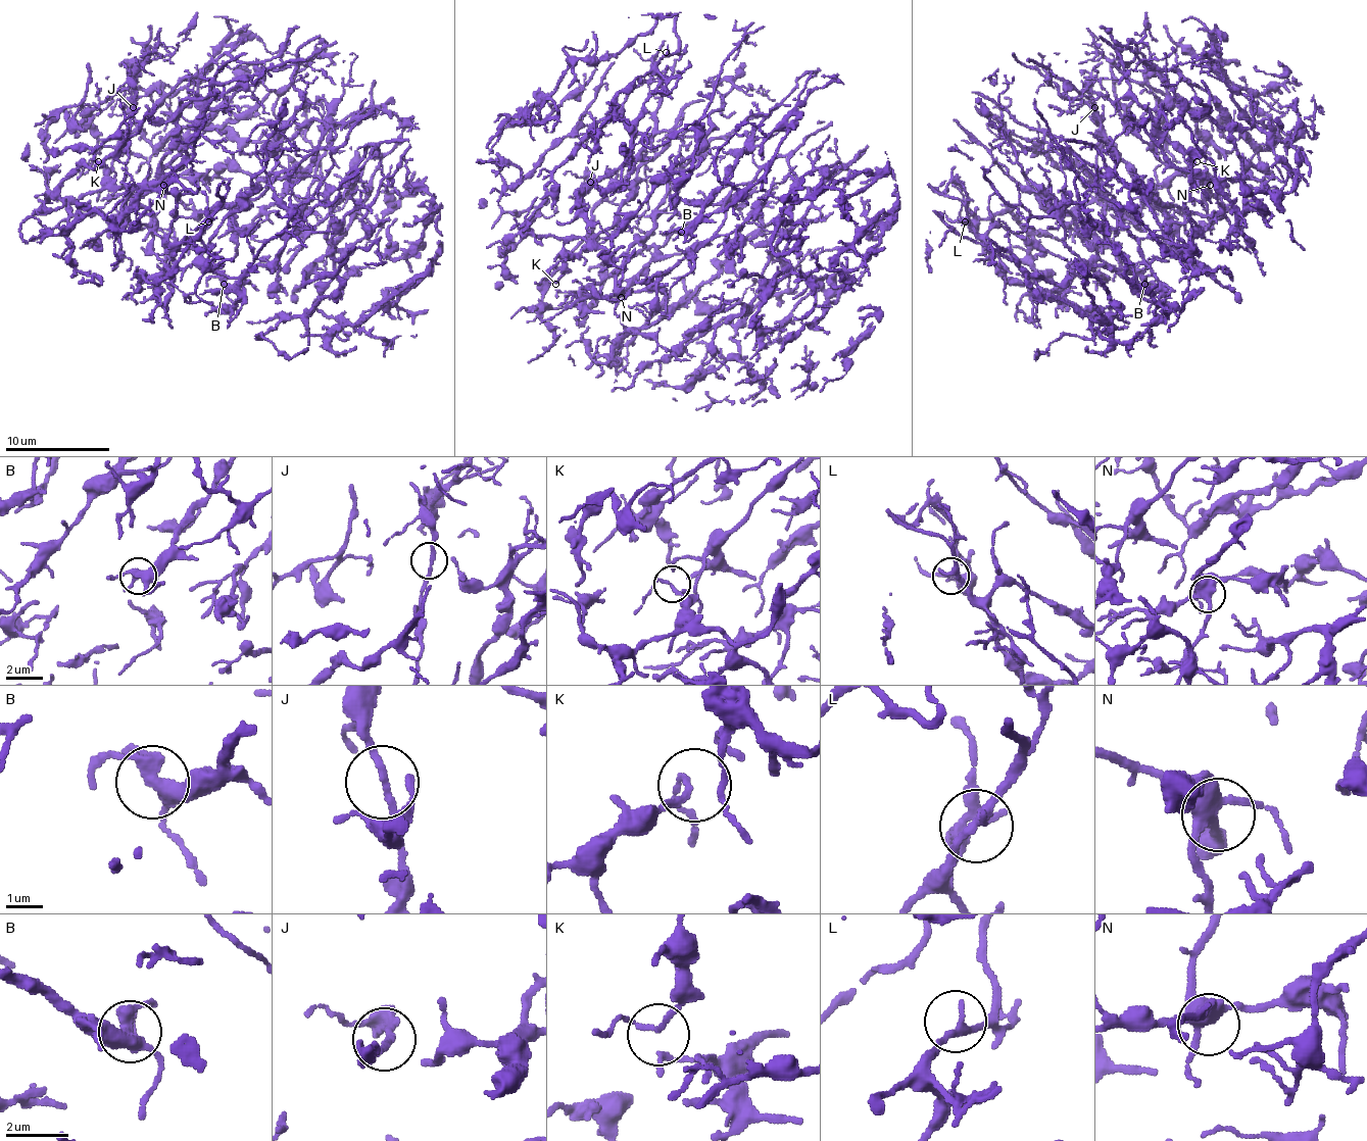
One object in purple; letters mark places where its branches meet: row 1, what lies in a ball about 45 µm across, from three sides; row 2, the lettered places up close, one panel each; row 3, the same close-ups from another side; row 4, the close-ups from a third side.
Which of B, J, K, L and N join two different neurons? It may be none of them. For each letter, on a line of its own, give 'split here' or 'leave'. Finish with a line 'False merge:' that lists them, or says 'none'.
B: leave
J: leave
K: leave
L: leave
N: leave
False merge: none

